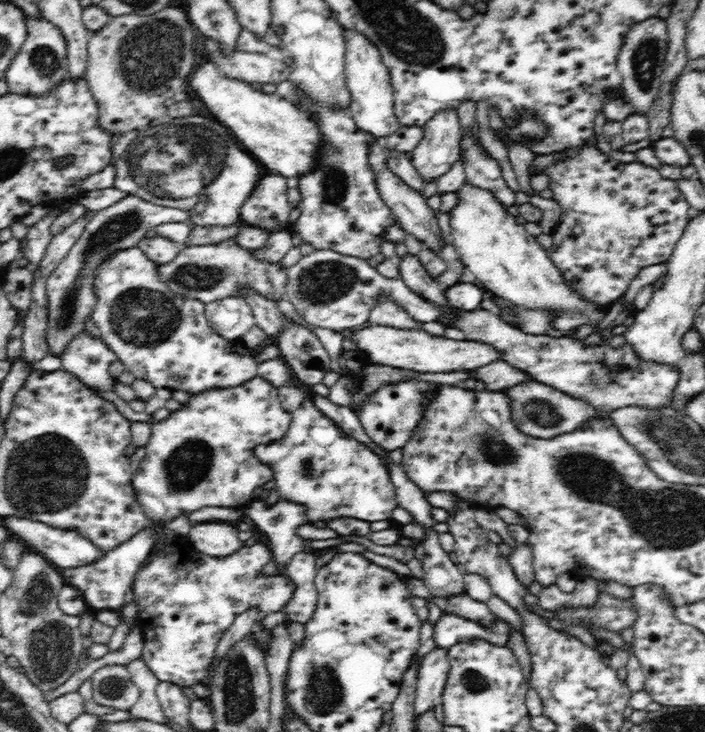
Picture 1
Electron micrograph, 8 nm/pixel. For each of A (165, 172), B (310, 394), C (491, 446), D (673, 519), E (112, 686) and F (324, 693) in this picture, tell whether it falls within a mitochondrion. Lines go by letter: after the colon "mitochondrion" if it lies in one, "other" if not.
A: mitochondrion
B: other
C: mitochondrion
D: mitochondrion
E: mitochondrion
F: mitochondrion

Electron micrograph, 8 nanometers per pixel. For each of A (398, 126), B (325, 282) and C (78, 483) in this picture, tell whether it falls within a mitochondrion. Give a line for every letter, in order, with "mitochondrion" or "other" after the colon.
A: other
B: mitochondrion
C: other

